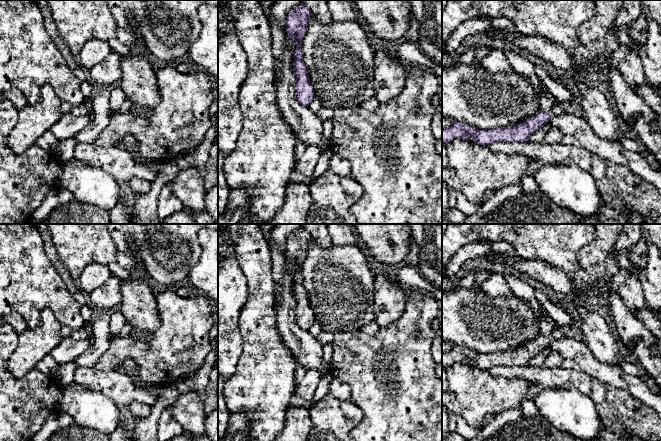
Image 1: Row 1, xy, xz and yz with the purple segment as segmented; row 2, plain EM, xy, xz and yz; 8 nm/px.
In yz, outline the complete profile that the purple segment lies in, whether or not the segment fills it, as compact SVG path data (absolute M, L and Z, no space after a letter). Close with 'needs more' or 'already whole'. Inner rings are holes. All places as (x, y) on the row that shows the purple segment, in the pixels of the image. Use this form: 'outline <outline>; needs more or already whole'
outline M556 103L551 112L540 111L533 117L505 128L495 130L479 130L456 120L451 120L451 126L442 129L442 143L447 145L455 138L468 141L471 137L474 144L489 145L495 142L526 142L529 136L546 124L552 116L566 112L565 104Z; needs more

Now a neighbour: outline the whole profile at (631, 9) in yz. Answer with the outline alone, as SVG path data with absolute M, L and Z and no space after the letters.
M624 0L620 12L615 18L612 30L619 44L630 50L637 50L633 44L629 27L641 13L641 0Z

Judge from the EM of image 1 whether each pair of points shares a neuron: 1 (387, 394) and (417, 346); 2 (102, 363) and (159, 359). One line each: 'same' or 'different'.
1: same
2: same

